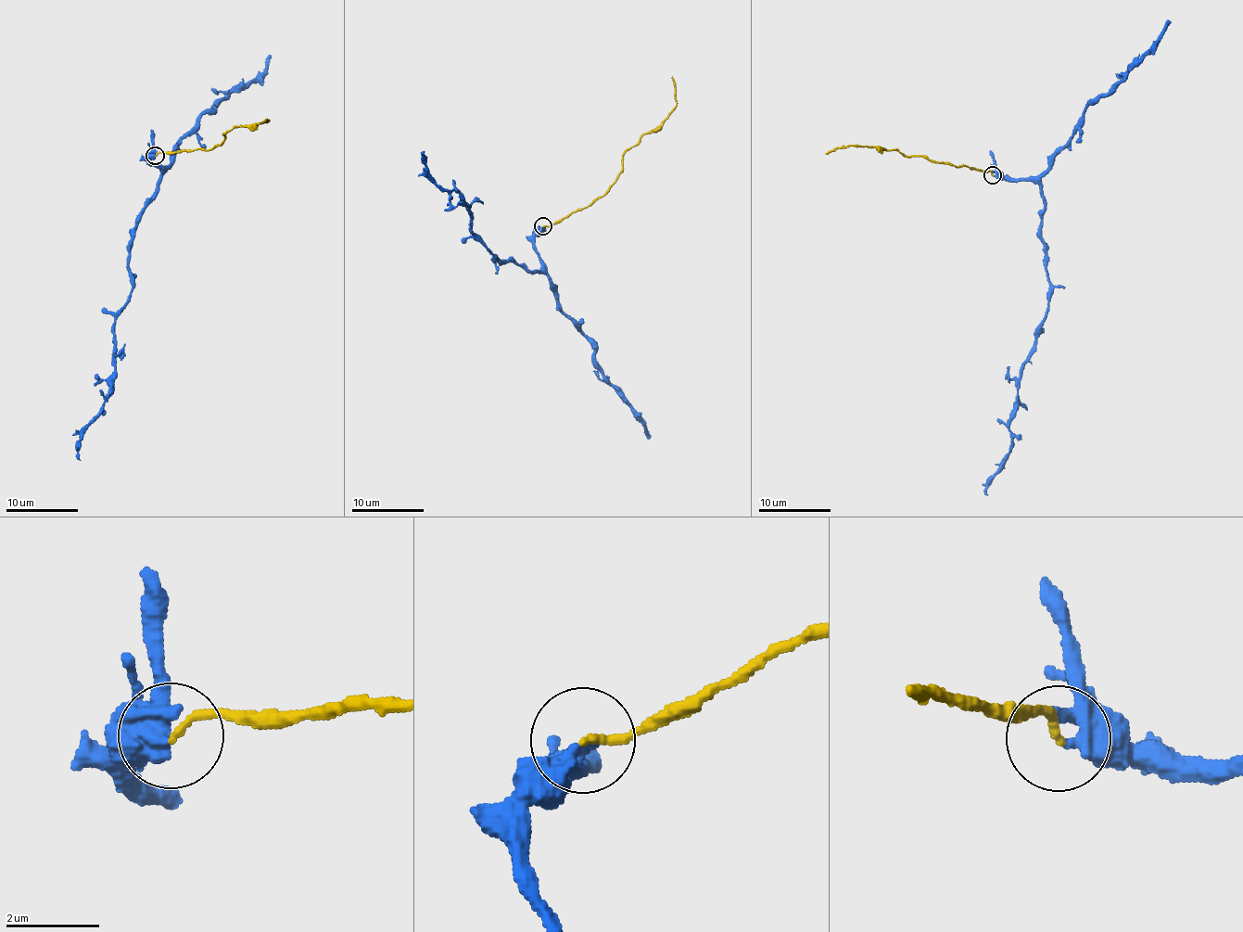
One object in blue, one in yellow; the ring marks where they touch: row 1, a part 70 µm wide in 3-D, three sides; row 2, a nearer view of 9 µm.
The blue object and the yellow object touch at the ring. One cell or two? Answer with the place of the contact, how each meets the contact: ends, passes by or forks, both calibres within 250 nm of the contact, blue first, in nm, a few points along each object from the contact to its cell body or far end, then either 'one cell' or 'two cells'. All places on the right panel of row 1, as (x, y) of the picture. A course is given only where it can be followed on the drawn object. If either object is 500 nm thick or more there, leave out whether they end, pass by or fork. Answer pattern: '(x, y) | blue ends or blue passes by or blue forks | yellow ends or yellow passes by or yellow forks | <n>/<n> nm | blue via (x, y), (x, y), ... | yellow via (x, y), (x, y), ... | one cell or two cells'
(992, 175) | blue passes by | yellow ends | 360/160 nm | blue via (994, 175), (1034, 182), (1040, 187), (1050, 297), (1021, 370), (1010, 423), (1011, 446), (987, 495) | yellow via (992, 175), (991, 171), (985, 169), (934, 163), (927, 157), (883, 147), (853, 146), (833, 147), (825, 154) | two cells

